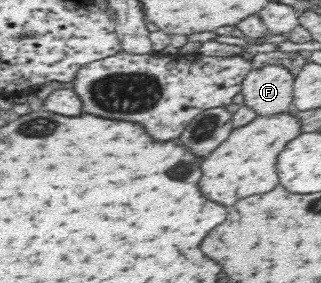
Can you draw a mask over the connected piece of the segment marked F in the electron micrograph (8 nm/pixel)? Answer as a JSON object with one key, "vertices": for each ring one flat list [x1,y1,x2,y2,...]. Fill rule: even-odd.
{"vertices":[[282,65,250,70,241,84,243,102,258,116,290,113,293,109,294,77]]}

